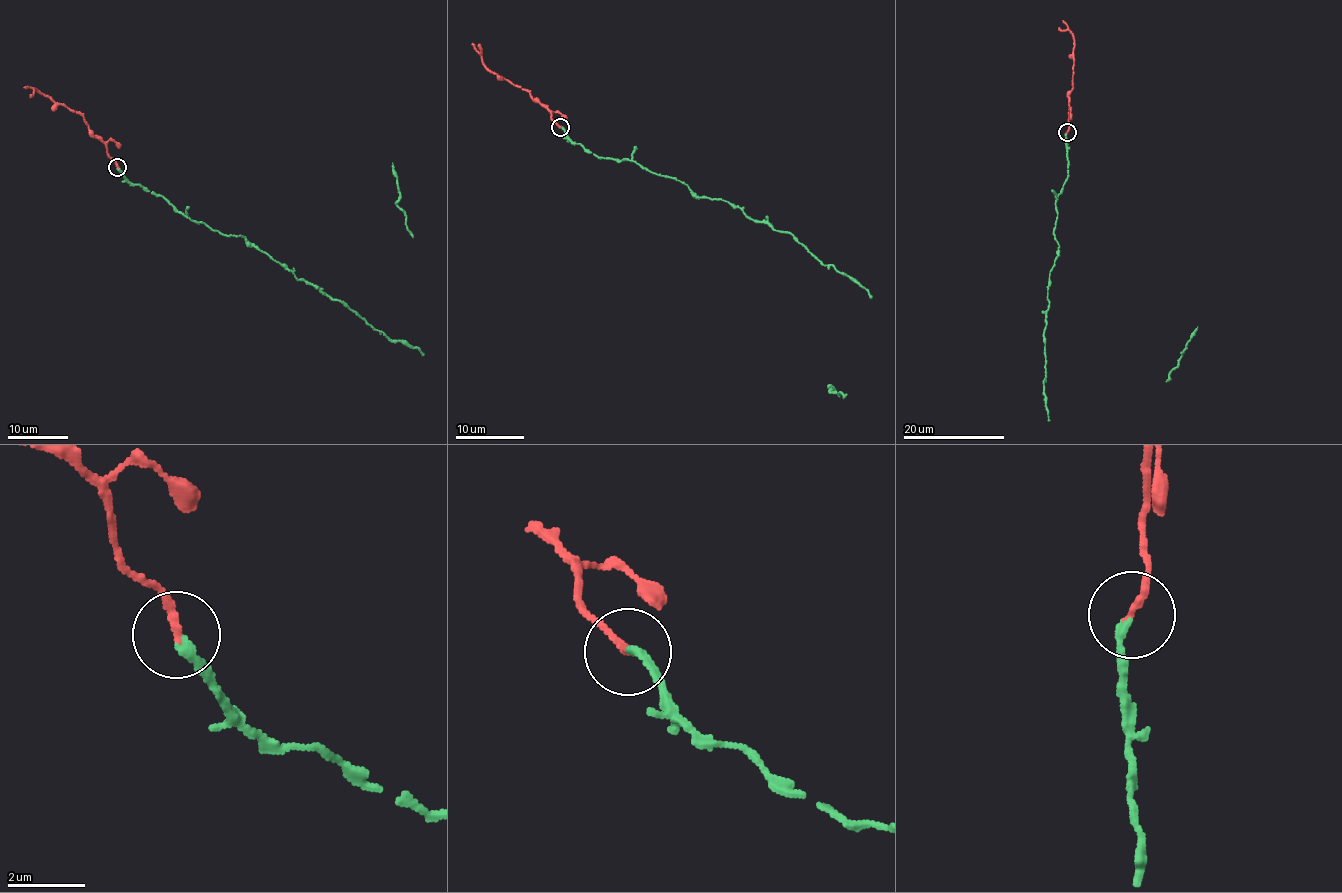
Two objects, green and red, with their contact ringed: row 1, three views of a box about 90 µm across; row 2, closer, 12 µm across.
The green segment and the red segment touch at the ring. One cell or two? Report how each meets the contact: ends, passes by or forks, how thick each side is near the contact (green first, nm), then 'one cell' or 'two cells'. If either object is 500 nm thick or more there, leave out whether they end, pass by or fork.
green ends; red ends; calibres 200 and 200 nm; one cell

